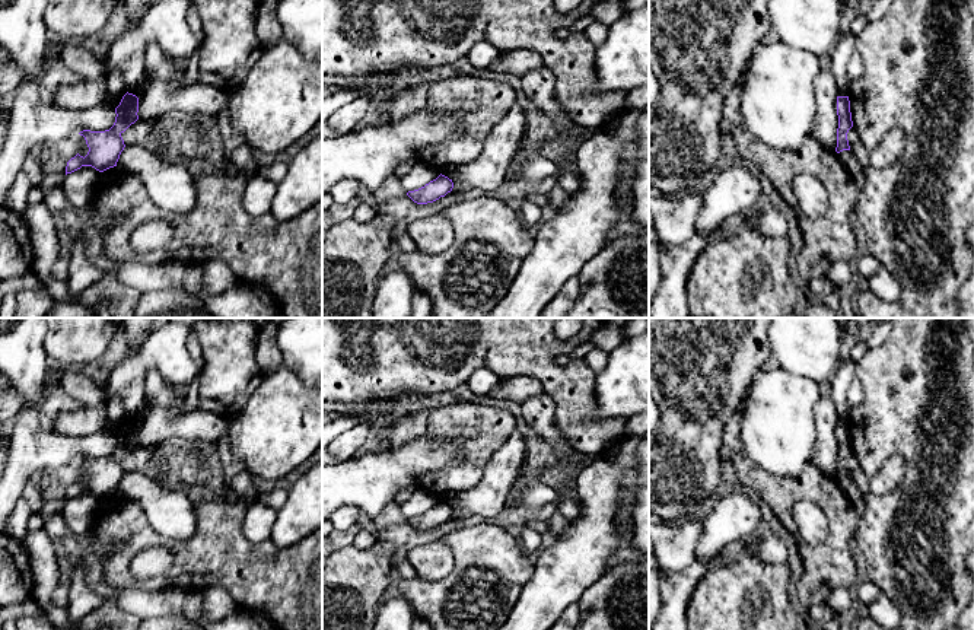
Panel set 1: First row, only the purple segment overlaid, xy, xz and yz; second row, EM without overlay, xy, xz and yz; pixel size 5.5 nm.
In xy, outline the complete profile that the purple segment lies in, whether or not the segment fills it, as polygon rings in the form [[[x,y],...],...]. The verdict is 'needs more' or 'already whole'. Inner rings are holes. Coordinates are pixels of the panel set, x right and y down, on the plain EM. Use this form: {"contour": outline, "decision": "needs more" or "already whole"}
{"contour": [[[125,420],[115,435],[115,449],[109,456],[90,458],[83,456],[79,461],[85,464],[89,474],[83,484],[79,480],[67,489],[66,502],[82,493],[92,493],[99,499],[117,493],[121,478],[125,471],[121,461],[139,446],[139,424],[133,420]]], "decision": "already whole"}

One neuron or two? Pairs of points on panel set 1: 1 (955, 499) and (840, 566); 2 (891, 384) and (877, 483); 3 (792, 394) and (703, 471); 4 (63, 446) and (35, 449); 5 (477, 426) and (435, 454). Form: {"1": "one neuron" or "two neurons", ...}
{"1": "two neurons", "2": "two neurons", "3": "two neurons", "4": "one neuron", "5": "two neurons"}

